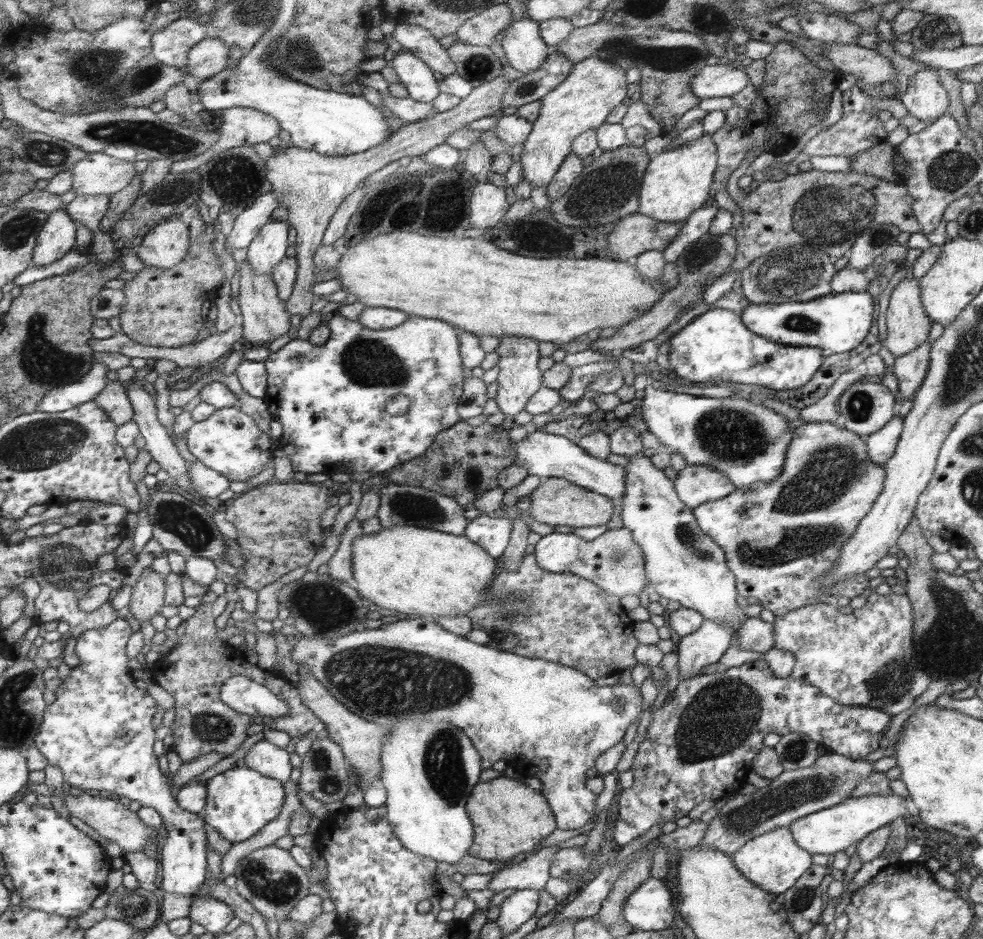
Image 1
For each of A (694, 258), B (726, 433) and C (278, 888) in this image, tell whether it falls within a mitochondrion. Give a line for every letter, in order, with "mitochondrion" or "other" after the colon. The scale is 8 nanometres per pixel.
A: mitochondrion
B: mitochondrion
C: mitochondrion

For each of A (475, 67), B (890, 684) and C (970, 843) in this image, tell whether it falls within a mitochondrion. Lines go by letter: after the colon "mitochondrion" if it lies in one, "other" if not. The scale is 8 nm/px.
A: mitochondrion
B: mitochondrion
C: other

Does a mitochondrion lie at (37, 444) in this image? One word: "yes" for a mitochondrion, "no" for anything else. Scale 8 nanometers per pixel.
yes

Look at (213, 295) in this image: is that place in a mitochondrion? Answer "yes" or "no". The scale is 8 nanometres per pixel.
no

